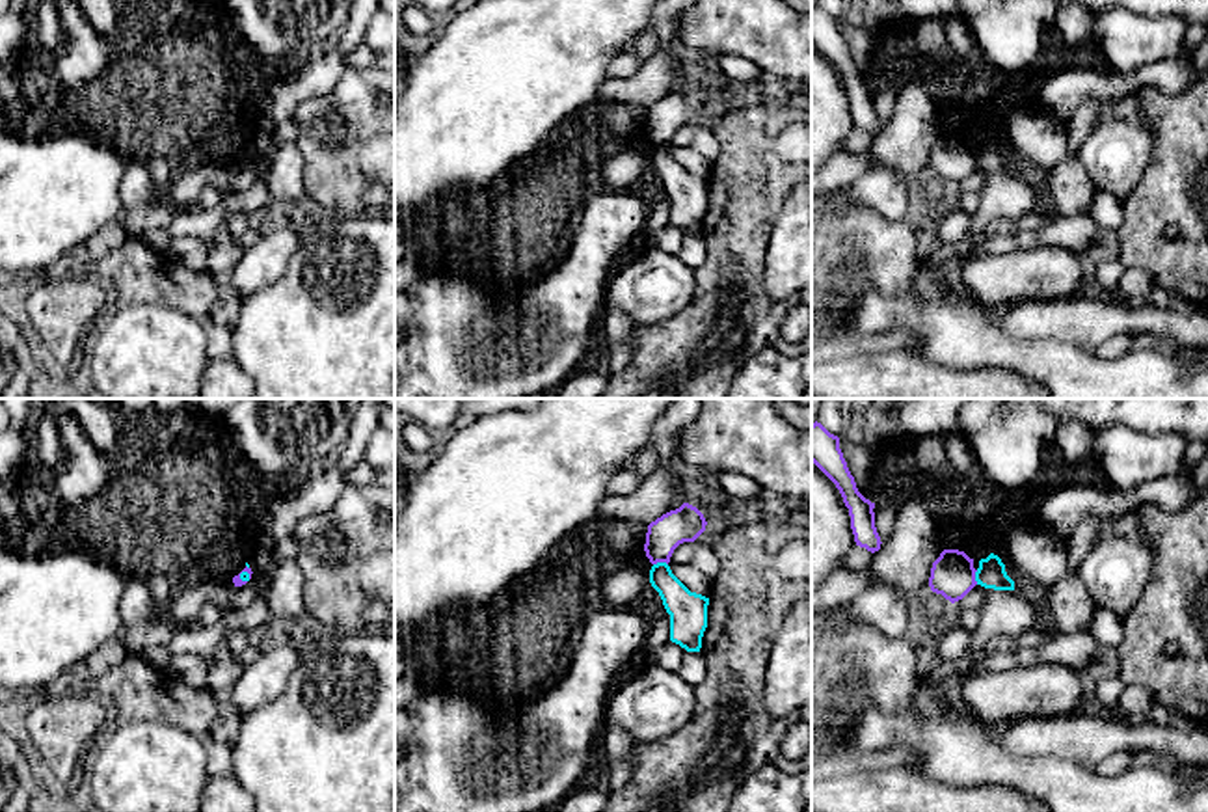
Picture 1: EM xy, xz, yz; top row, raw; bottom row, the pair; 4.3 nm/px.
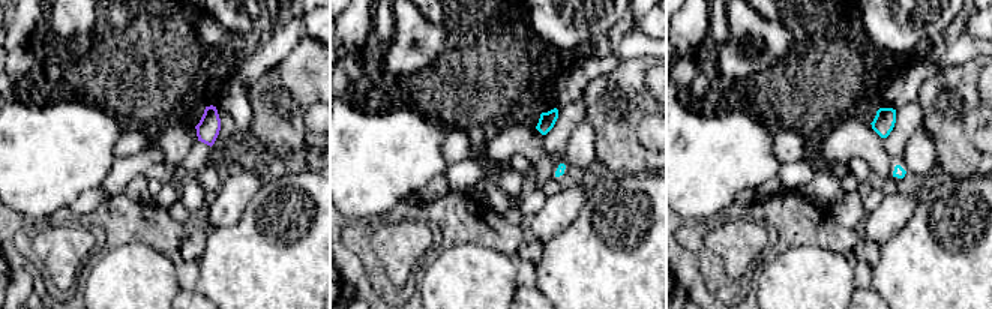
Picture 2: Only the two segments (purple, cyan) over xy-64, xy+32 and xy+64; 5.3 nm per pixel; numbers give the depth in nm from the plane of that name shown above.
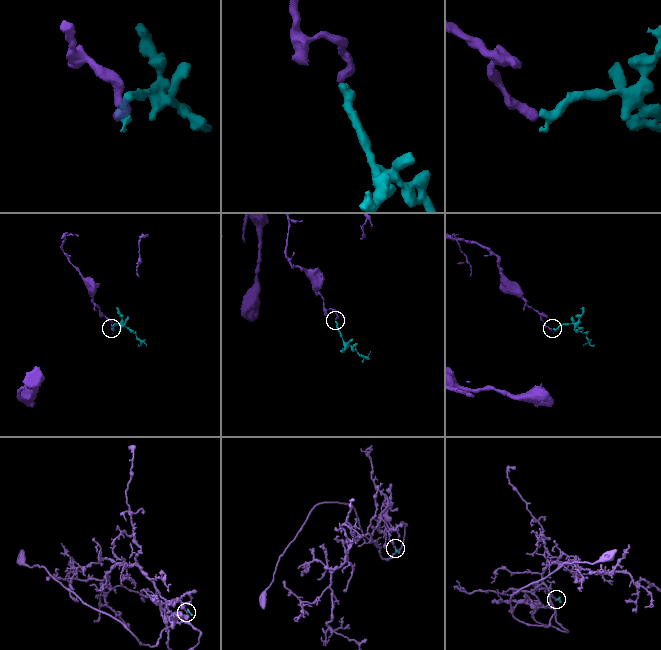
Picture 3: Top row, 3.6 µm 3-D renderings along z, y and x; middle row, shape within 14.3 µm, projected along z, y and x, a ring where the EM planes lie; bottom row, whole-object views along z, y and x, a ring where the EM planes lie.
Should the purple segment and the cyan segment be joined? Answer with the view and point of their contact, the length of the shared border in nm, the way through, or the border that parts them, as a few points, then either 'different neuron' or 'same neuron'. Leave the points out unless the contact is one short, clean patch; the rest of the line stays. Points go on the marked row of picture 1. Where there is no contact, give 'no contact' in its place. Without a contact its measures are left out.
contact xz (659, 561); length 60 nm; border xz (667, 563), (654, 565); different neuron

